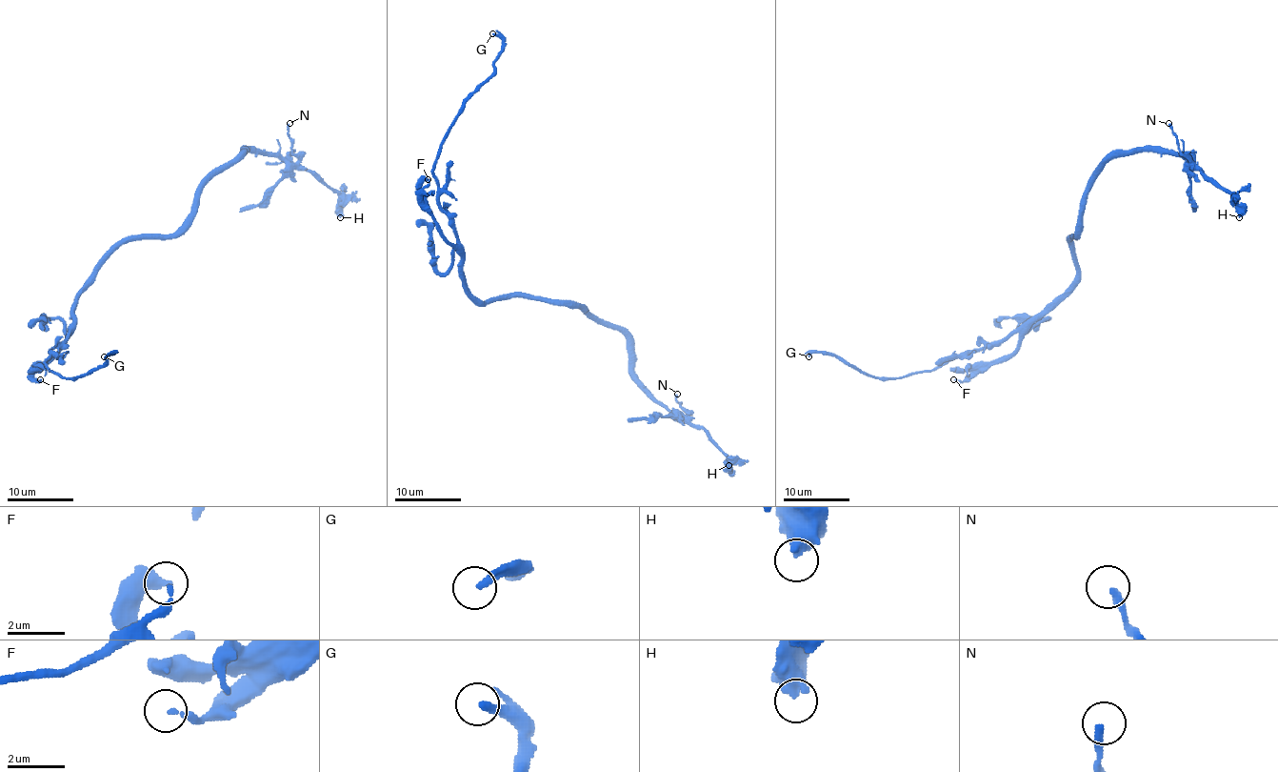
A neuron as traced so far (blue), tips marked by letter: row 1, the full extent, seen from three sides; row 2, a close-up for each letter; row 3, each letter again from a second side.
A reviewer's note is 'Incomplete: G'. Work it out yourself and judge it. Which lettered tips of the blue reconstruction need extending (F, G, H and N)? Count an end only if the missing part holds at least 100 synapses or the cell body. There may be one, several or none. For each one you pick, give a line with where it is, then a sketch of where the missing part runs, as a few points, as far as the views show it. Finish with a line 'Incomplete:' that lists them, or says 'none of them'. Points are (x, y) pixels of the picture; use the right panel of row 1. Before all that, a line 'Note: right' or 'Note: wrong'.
Note: right
G: at (808, 356)
Incomplete: G

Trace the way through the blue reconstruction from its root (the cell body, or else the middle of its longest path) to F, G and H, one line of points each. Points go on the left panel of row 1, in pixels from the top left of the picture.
F: (110, 253), (81, 291), (74, 309), (74, 325), (67, 335), (65, 343), (33, 375), (36, 381), (40, 379)
G: (110, 253), (81, 291), (72, 327), (45, 365), (63, 377), (79, 377), (114, 353), (104, 356)
H: (110, 253), (128, 240), (169, 237), (195, 194), (243, 152), (277, 153), (310, 170), (339, 196), (340, 217)

